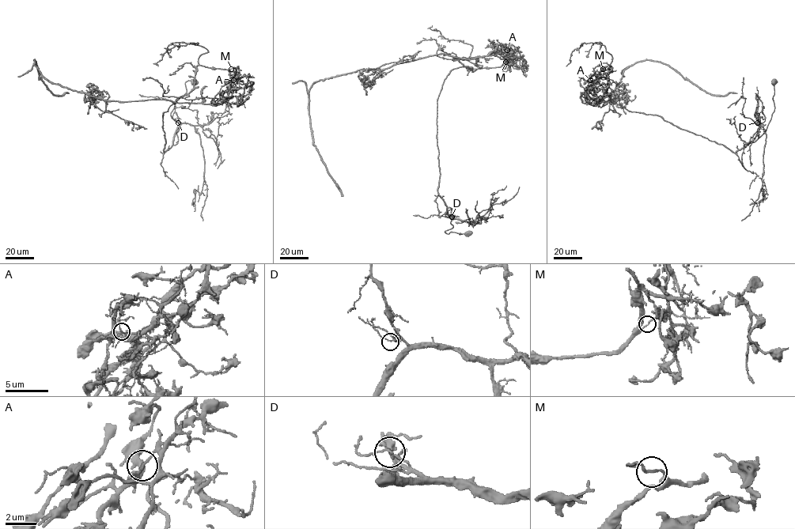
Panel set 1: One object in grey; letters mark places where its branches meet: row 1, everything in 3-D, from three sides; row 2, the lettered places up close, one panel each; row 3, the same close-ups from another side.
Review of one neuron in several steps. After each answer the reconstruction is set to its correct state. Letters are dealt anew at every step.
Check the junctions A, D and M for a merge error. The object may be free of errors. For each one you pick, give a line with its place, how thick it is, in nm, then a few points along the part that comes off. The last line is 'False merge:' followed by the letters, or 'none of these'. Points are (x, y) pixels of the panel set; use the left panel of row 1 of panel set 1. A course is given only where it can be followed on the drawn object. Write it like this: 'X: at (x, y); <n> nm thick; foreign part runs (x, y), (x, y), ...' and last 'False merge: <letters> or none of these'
A: at (233, 80); 120 nm thick; foreign part runs (233, 80), (229, 69), (198, 66), (194, 88), (162, 115), (164, 153), (182, 123), (199, 134), (203, 221)
False merge: A

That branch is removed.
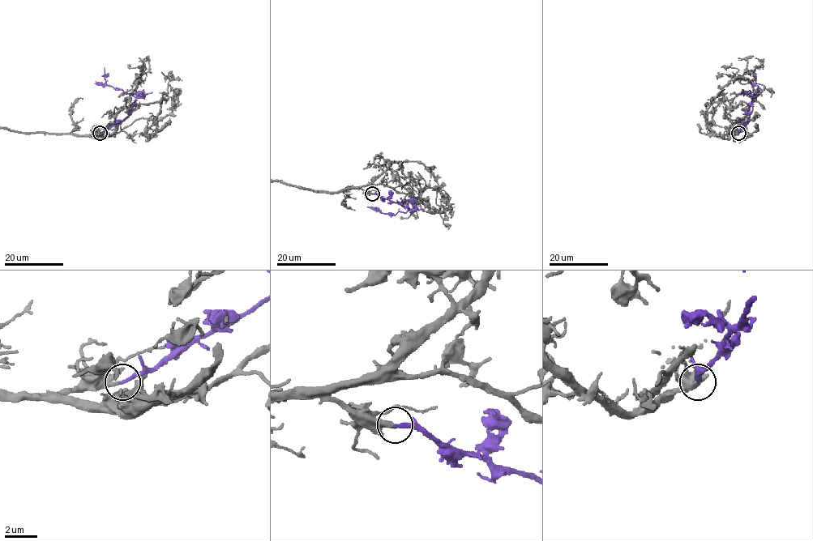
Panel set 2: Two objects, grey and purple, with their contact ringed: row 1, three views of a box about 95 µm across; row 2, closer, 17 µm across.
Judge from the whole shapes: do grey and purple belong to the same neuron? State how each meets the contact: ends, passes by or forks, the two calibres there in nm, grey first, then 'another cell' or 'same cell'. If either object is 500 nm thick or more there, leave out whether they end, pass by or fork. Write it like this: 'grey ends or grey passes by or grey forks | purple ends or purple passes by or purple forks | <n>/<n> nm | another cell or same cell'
grey passes by | purple ends | 260/240 nm | same cell

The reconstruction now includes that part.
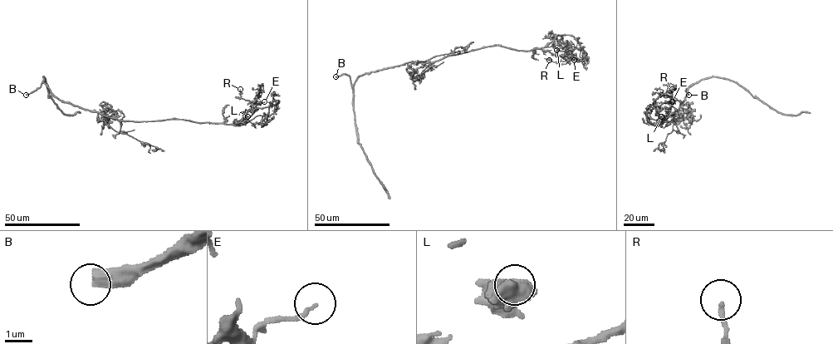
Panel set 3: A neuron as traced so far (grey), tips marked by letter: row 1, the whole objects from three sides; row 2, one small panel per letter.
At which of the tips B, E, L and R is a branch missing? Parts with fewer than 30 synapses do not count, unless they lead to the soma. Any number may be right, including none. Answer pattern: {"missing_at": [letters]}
{"missing_at": ["B"]}

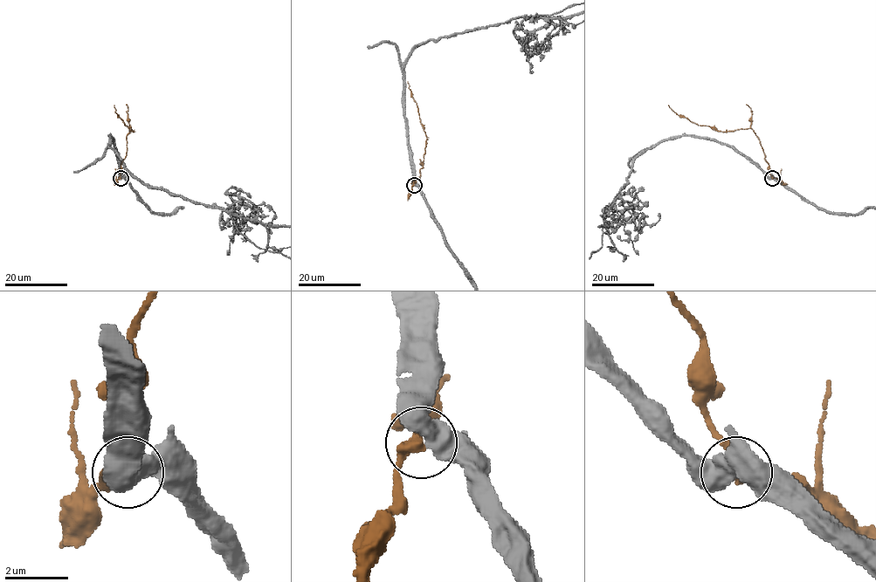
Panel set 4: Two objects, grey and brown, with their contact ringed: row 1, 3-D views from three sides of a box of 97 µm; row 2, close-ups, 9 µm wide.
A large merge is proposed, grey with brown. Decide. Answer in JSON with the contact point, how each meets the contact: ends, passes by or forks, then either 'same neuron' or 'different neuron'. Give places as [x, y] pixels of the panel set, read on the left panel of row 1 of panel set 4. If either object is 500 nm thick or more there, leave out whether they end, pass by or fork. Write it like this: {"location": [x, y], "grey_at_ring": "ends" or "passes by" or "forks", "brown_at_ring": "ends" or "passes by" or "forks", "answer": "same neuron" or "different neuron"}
{"location": [120, 178], "answer": "different neuron"}

